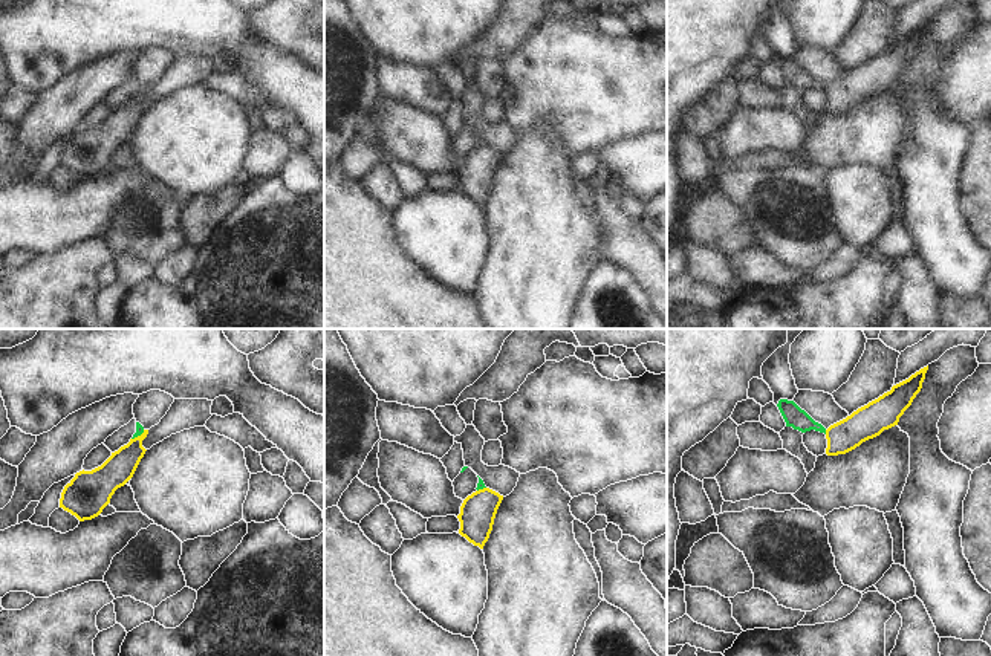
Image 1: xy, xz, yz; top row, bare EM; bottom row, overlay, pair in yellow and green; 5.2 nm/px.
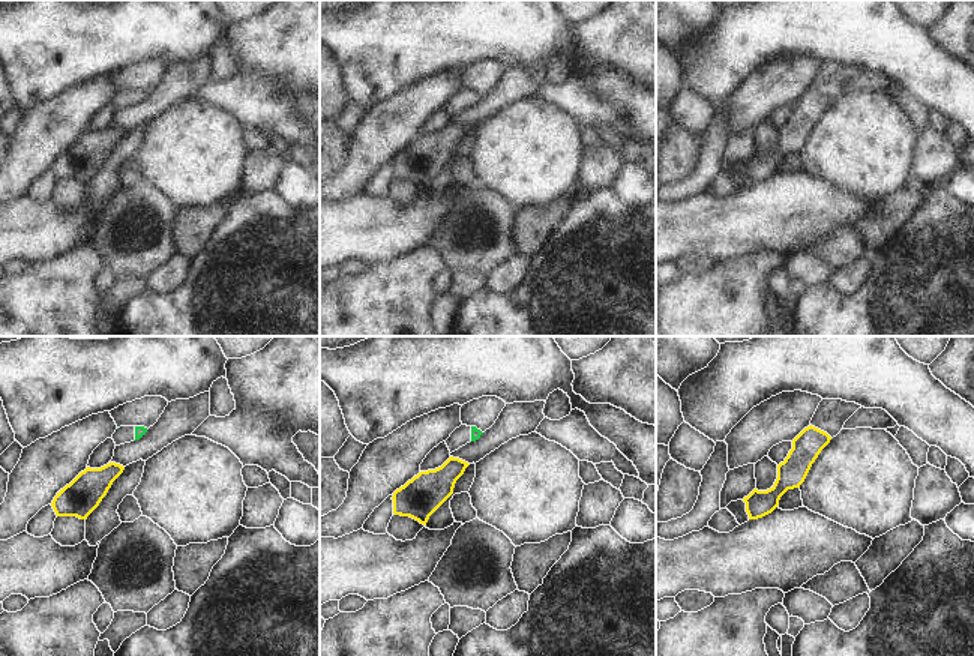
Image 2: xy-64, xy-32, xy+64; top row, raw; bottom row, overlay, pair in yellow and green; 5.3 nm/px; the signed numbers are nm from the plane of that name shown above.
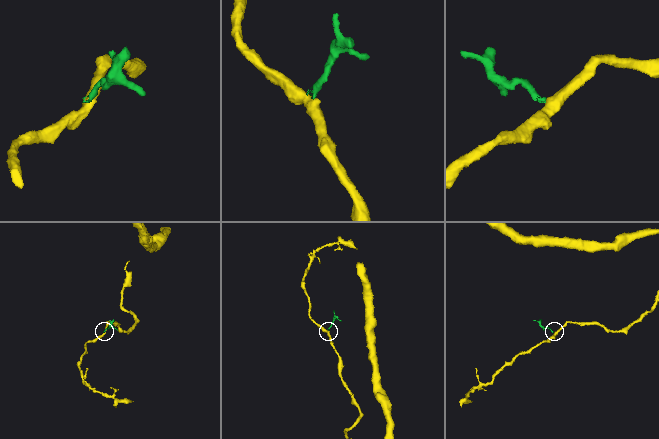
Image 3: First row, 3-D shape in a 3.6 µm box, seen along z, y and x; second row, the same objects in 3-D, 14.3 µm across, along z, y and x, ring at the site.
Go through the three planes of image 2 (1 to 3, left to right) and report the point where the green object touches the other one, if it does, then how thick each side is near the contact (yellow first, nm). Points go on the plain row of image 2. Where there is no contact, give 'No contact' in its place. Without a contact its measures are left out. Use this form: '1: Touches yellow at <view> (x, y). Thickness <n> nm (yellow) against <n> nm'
1: No contact
2: No contact
3: No contact

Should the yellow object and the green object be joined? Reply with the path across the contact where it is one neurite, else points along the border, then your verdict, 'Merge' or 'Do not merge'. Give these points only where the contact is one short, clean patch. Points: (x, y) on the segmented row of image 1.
Boundary: yz (825, 430), (826, 433). Do not merge

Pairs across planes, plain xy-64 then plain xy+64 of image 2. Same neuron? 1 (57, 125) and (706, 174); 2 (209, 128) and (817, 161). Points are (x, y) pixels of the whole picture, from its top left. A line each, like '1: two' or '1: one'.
1: two
2: one

